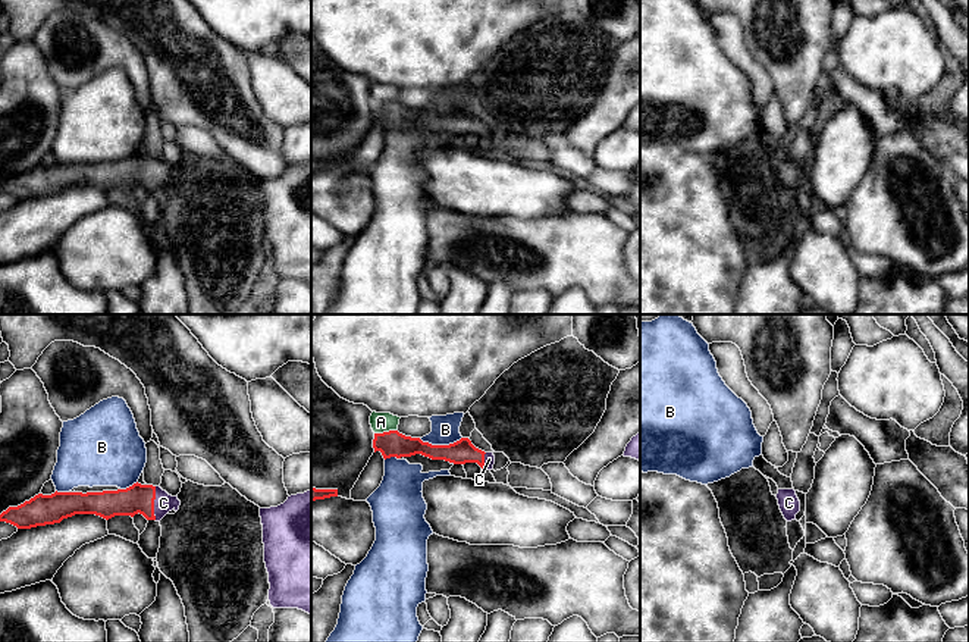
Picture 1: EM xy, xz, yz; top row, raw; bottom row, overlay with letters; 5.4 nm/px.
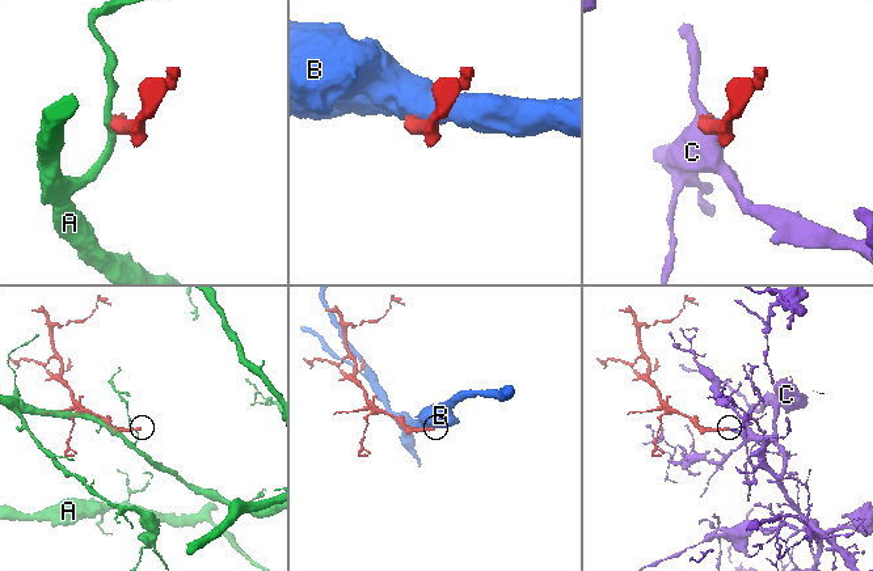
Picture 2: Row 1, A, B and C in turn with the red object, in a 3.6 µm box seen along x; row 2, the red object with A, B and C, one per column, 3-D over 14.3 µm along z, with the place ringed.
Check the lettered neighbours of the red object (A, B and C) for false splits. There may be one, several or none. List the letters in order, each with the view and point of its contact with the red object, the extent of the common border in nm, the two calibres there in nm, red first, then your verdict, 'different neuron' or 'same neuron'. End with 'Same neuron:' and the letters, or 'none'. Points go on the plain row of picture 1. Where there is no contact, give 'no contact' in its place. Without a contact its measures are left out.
A: xz (385, 103) | 120 nm | 140/110 nm | different neuron
B: xz (439, 116) | 240 nm | 140/160 nm | different neuron
C: xy (153, 174) | 180 nm | 160/110 nm | same neuron
Same neuron: C

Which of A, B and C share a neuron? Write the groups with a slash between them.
A / B / C

